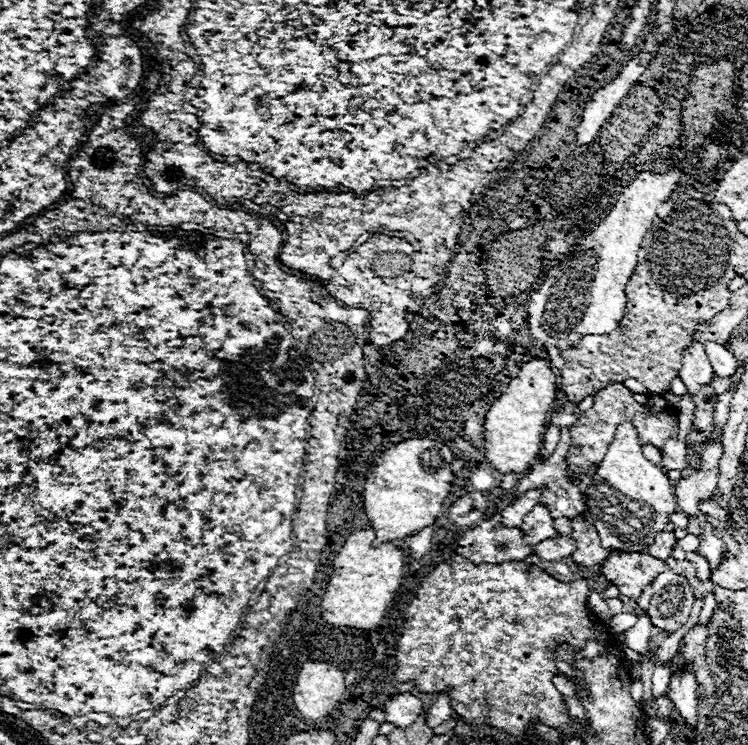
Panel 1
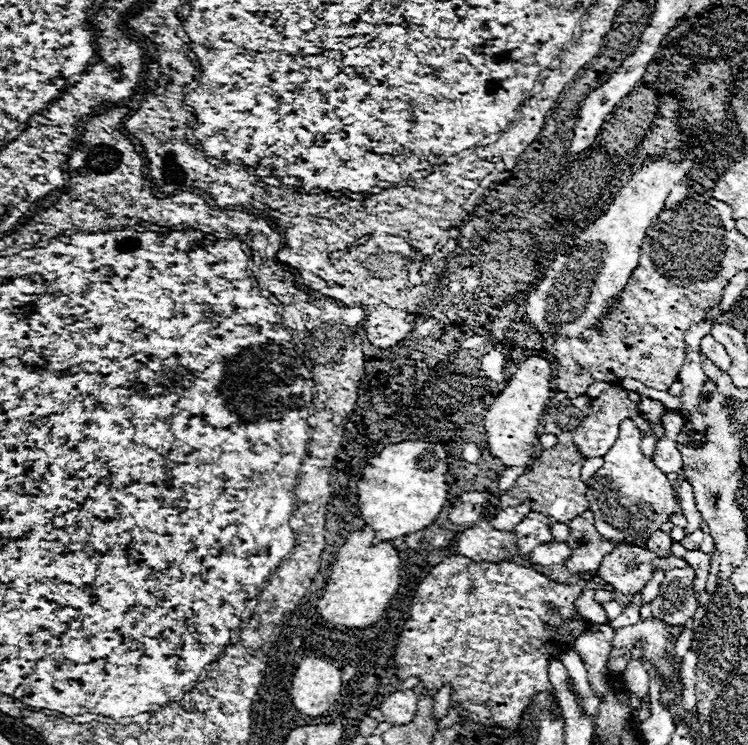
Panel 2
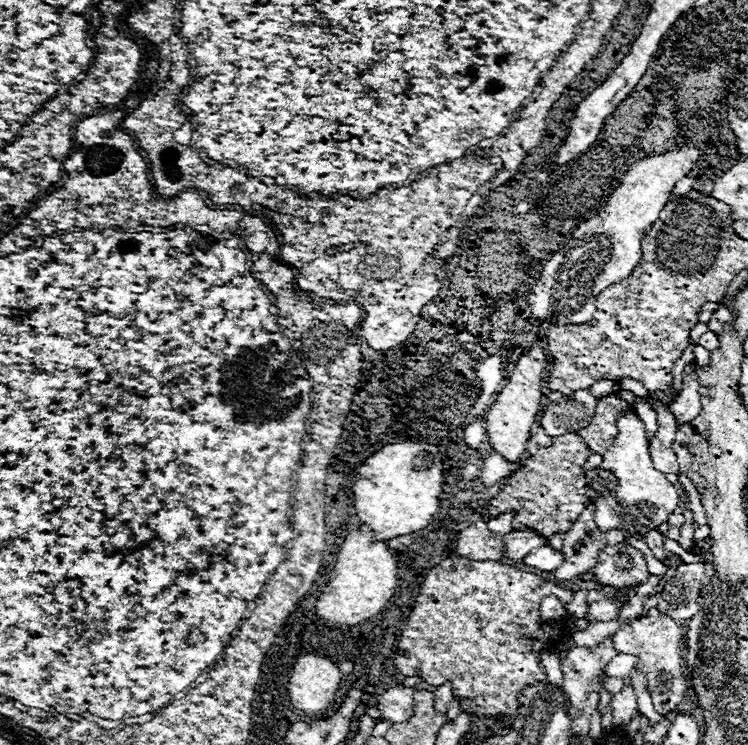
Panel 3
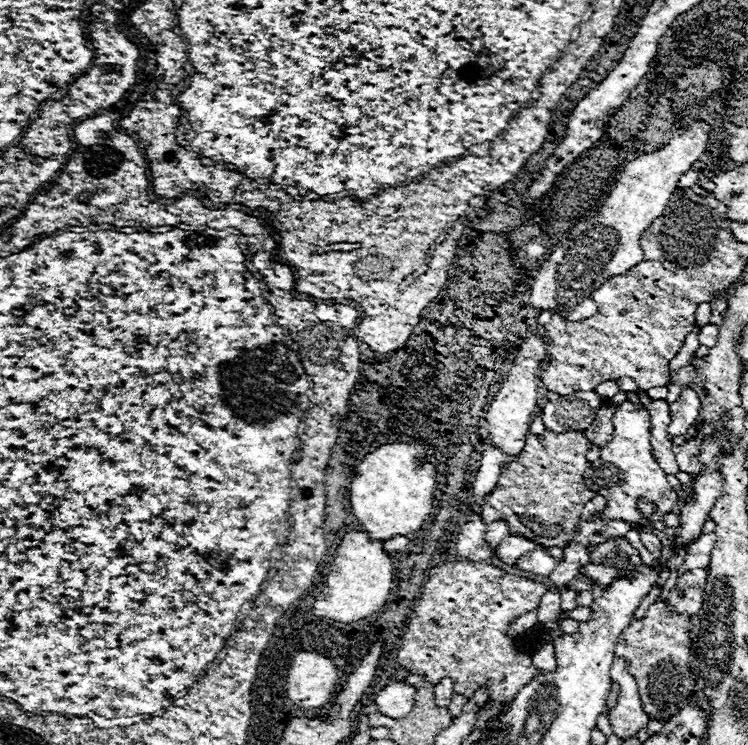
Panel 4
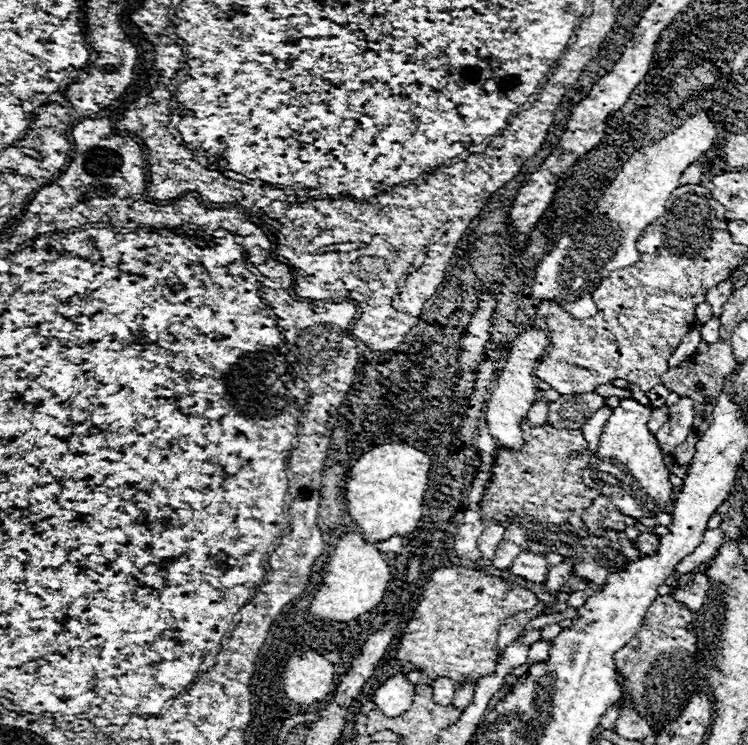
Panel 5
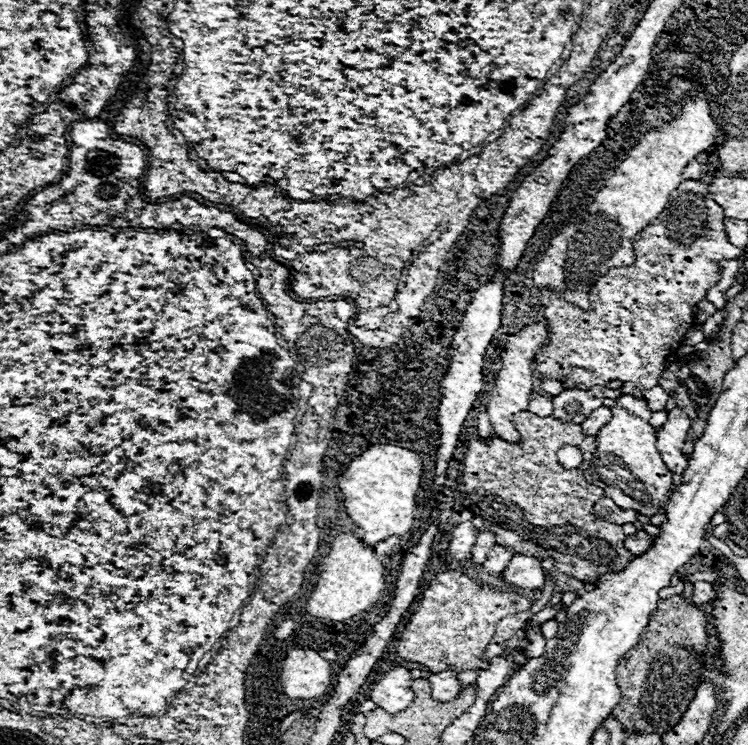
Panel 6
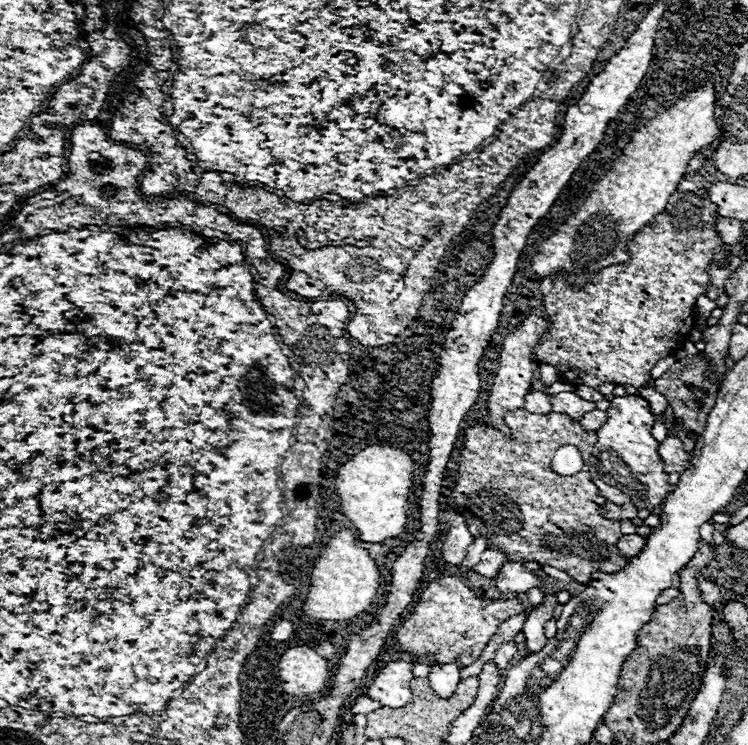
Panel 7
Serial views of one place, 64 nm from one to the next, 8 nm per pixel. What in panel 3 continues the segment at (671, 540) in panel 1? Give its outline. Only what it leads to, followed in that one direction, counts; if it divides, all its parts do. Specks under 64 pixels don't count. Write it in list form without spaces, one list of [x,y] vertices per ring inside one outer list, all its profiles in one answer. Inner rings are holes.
[[[650,530],[648,534],[644,534],[644,542],[658,560],[664,560],[664,554],[666,554],[664,552],[664,536],[658,530]]]

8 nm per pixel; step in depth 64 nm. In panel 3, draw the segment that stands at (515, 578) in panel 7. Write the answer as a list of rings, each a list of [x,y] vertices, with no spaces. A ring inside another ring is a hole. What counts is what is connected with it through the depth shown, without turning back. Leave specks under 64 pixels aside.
[[[542,546],[542,548],[536,548],[530,554],[526,554],[522,558],[522,562],[524,562],[524,566],[530,566],[534,570],[552,572],[564,562],[564,556],[562,556],[562,552],[554,552],[548,546]]]

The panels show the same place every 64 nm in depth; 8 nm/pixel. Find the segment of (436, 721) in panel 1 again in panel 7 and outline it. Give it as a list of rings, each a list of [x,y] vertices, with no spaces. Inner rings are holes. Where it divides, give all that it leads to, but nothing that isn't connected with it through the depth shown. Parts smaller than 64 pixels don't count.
[[[450,662],[450,664],[436,664],[430,670],[430,684],[434,688],[434,692],[438,696],[452,696],[452,692],[456,690],[456,684],[460,680],[460,664],[458,662]]]

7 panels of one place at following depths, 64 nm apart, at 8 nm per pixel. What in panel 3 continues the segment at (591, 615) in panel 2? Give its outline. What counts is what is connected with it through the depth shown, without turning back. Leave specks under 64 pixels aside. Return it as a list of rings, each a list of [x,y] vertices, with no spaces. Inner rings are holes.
[[[580,590],[580,592],[574,592],[572,600],[566,604],[566,612],[574,618],[584,618],[586,616],[586,610],[588,610],[588,604],[586,604],[586,590]]]

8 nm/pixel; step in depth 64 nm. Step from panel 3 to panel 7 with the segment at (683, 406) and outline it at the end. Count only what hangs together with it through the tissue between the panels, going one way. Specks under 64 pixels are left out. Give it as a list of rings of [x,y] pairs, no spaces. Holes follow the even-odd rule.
[[[670,434],[660,446],[658,446],[658,454],[660,454],[660,460],[664,462],[664,472],[666,474],[672,474],[672,472],[684,472],[690,464],[690,458],[688,458],[688,452],[684,450],[682,442]]]

